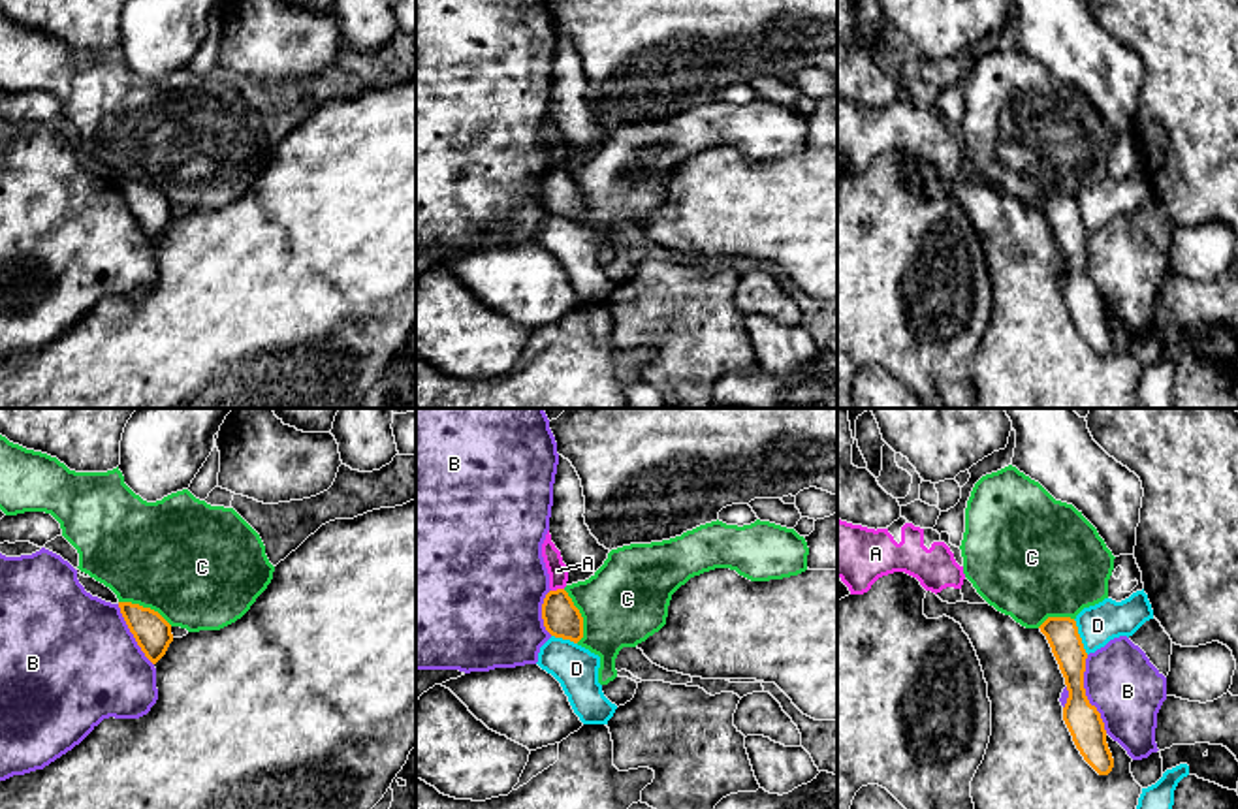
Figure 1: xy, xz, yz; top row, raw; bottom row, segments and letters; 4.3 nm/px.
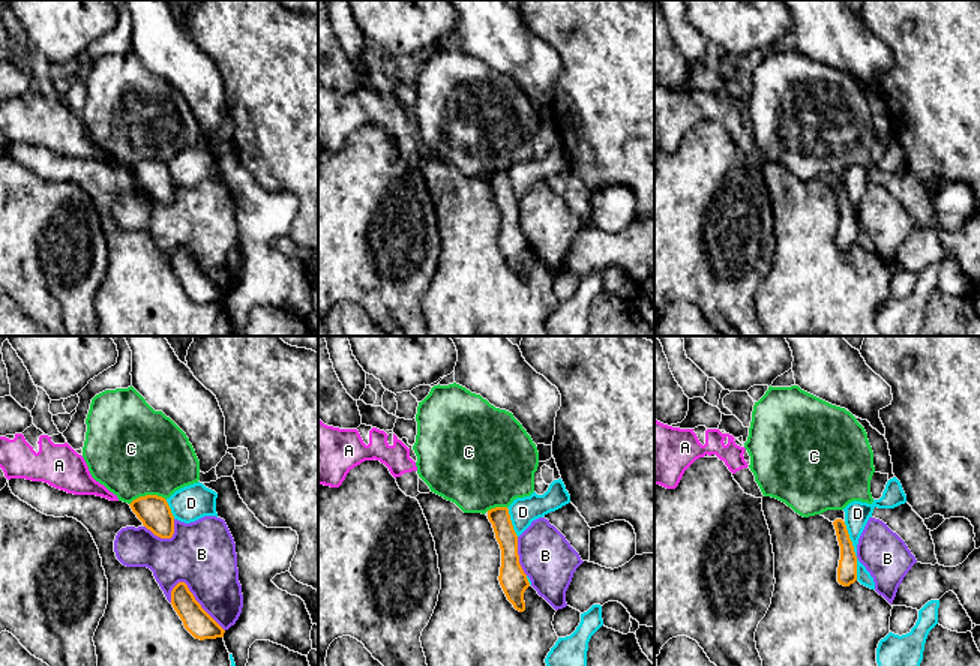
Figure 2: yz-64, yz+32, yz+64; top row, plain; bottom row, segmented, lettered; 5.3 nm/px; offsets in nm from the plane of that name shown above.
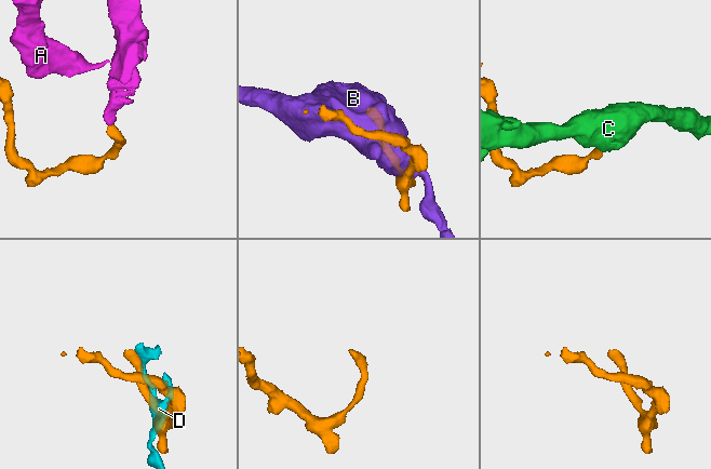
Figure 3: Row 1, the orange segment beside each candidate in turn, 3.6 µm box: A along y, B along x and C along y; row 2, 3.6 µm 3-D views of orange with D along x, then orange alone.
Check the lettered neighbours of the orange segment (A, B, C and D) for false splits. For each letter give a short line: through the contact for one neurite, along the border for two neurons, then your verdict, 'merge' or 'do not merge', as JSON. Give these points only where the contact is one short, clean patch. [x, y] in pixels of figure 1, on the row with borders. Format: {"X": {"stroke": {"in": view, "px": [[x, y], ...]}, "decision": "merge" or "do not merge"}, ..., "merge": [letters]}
{"A": {"stroke": {"in": "xz", "px": [[563, 587], [552, 591]]}, "decision": "do not merge"}, "B": {"decision": "do not merge"}, "C": {"stroke": {"in": "xz", "px": [[563, 589], [582, 618], [582, 638], [578, 642]]}, "decision": "do not merge"}, "D": {"decision": "do not merge"}, "merge": []}

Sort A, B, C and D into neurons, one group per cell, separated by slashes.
A / B / C / D

